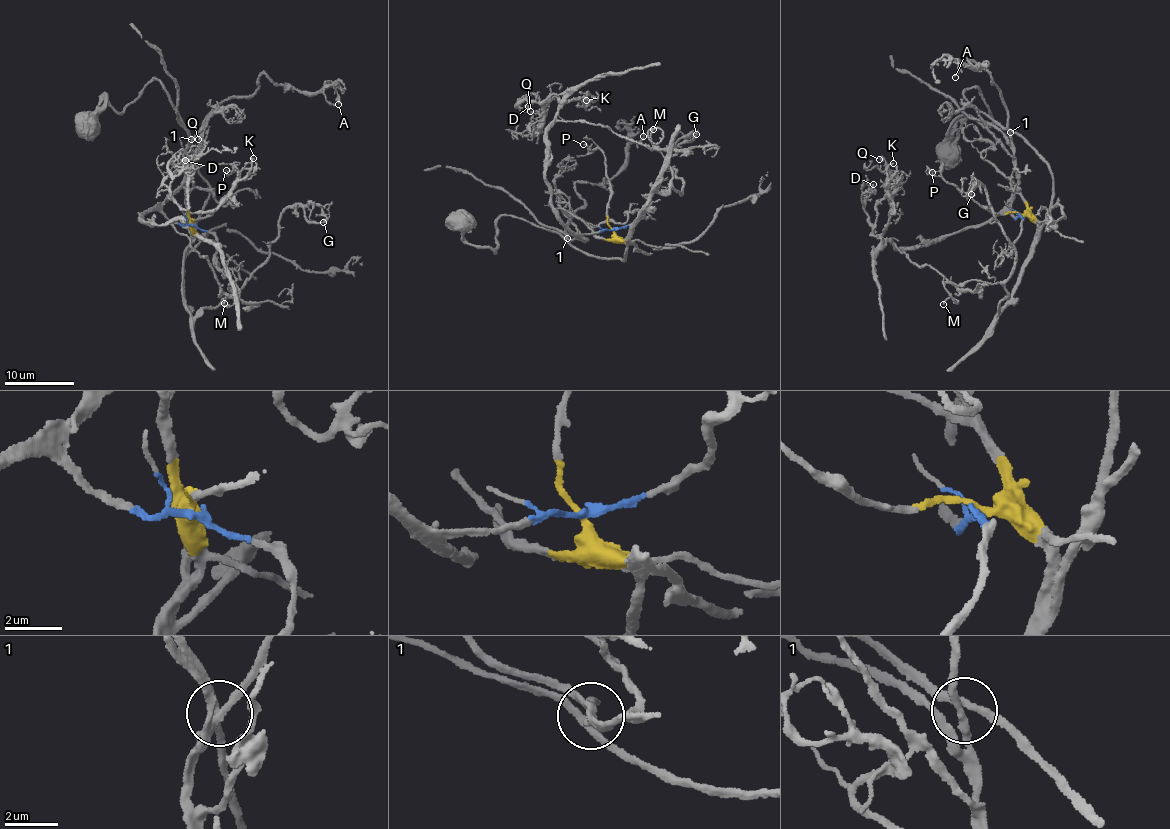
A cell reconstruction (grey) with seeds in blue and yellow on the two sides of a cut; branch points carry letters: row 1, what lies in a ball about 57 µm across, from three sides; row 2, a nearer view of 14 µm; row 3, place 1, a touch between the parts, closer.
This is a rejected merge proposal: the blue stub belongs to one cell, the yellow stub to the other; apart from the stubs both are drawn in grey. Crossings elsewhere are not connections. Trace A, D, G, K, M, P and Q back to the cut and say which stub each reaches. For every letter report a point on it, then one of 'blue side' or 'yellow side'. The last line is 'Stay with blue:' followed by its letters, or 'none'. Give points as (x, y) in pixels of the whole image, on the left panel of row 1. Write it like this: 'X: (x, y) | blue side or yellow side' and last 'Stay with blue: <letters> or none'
A: (338, 104) | blue side
D: (185, 160) | blue side
G: (323, 222) | yellow side
K: (253, 158) | blue side
M: (224, 303) | yellow side
P: (226, 170) | yellow side
Q: (198, 139) | blue side
Stay with blue: A, D, K, Q

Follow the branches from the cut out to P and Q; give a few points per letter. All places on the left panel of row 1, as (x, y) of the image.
P: (193, 224), (192, 221), (214, 210), (234, 189), (237, 173), (227, 175), (226, 169)
Q: (193, 224), (178, 225), (158, 211), (140, 215), (161, 224), (189, 209), (187, 164), (204, 147), (198, 139)

